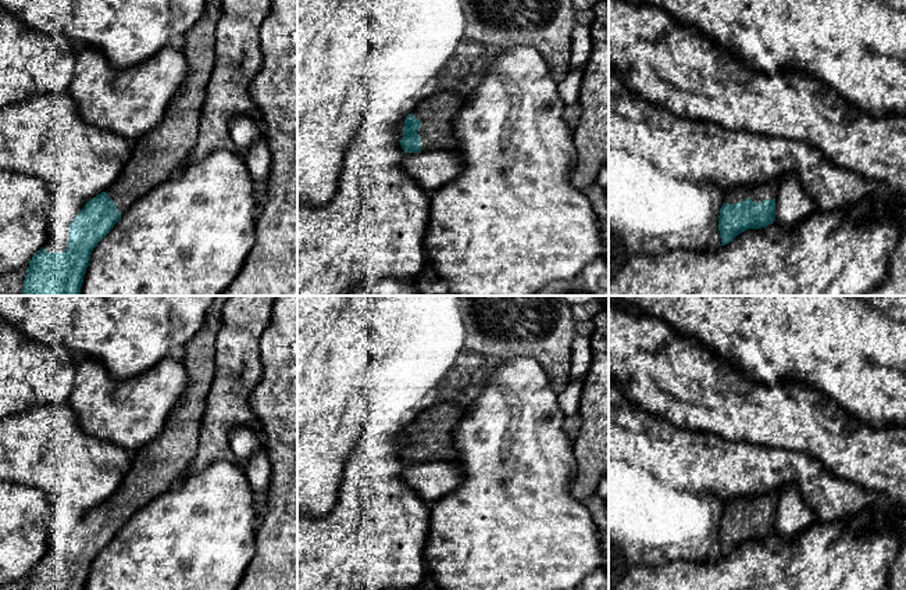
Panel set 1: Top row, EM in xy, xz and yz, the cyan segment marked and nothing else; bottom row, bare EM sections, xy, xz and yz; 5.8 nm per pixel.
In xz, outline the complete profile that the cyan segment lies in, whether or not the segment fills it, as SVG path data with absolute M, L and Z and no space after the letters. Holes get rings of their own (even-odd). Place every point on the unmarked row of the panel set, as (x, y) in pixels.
M449 403L435 404L421 412L404 430L400 457L406 464L454 461L453 430L466 410Z

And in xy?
M215 296L206 312L203 326L183 346L185 355L181 362L186 369L188 386L168 415L160 435L132 453L131 468L120 487L104 503L90 509L69 534L68 559L61 564L47 564L42 558L29 572L25 590L83 590L93 559L114 539L118 530L136 512L174 489L183 479L197 453L206 401L215 376L215 340L222 328L222 308L229 297Z

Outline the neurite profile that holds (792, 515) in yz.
M788 486L778 493L775 532L792 540L814 522L814 515L802 498L798 487Z

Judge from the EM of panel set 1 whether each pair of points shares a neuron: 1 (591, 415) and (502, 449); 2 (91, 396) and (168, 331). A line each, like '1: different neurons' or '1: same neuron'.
1: different neurons
2: different neurons

